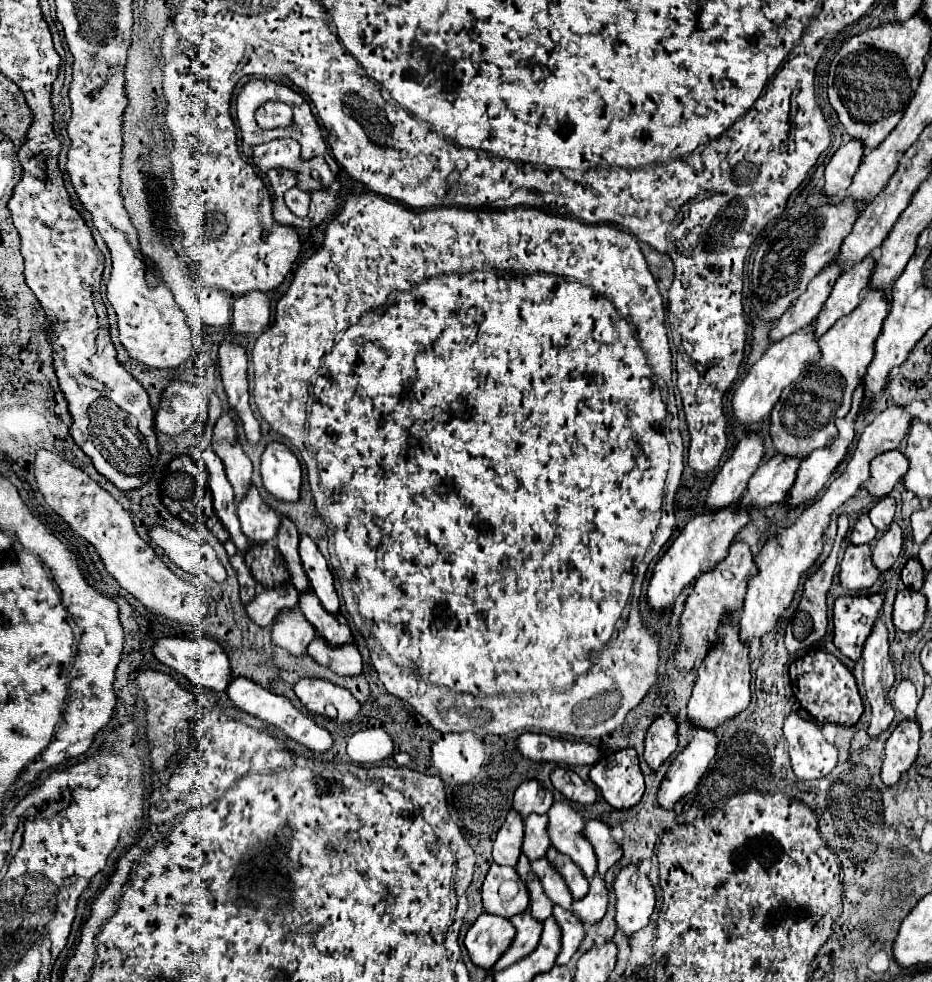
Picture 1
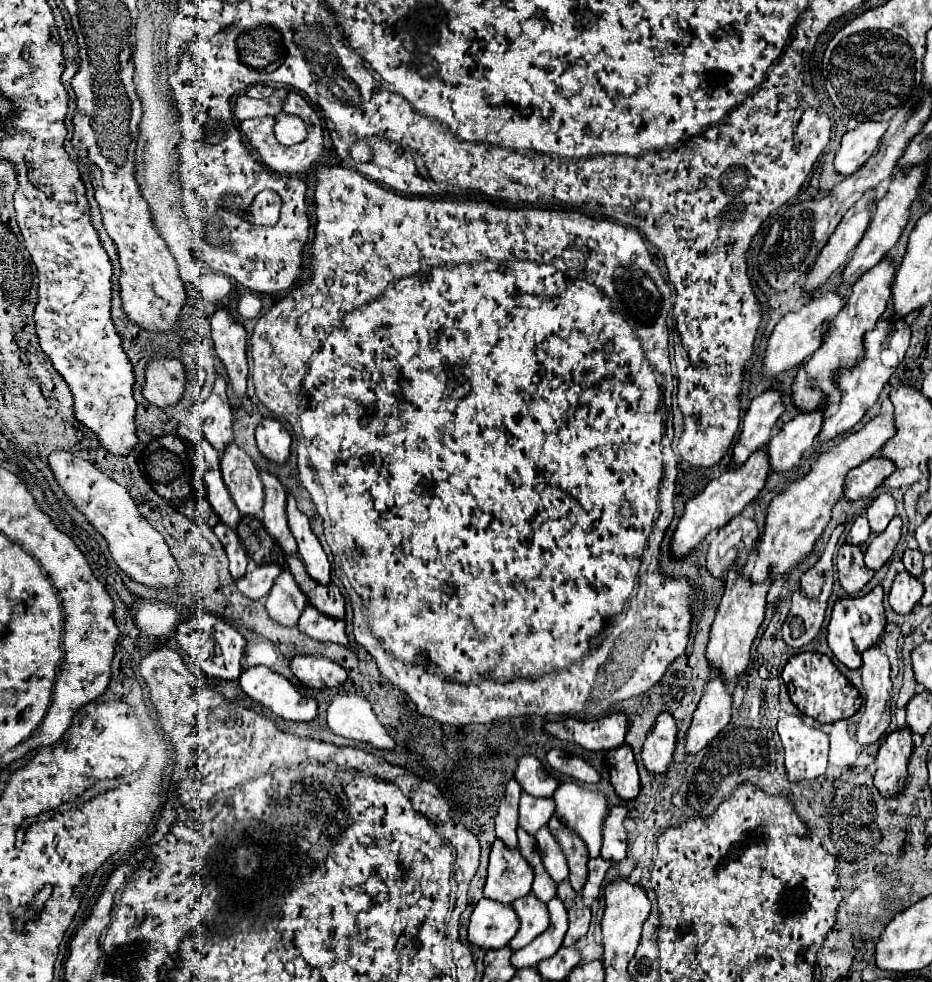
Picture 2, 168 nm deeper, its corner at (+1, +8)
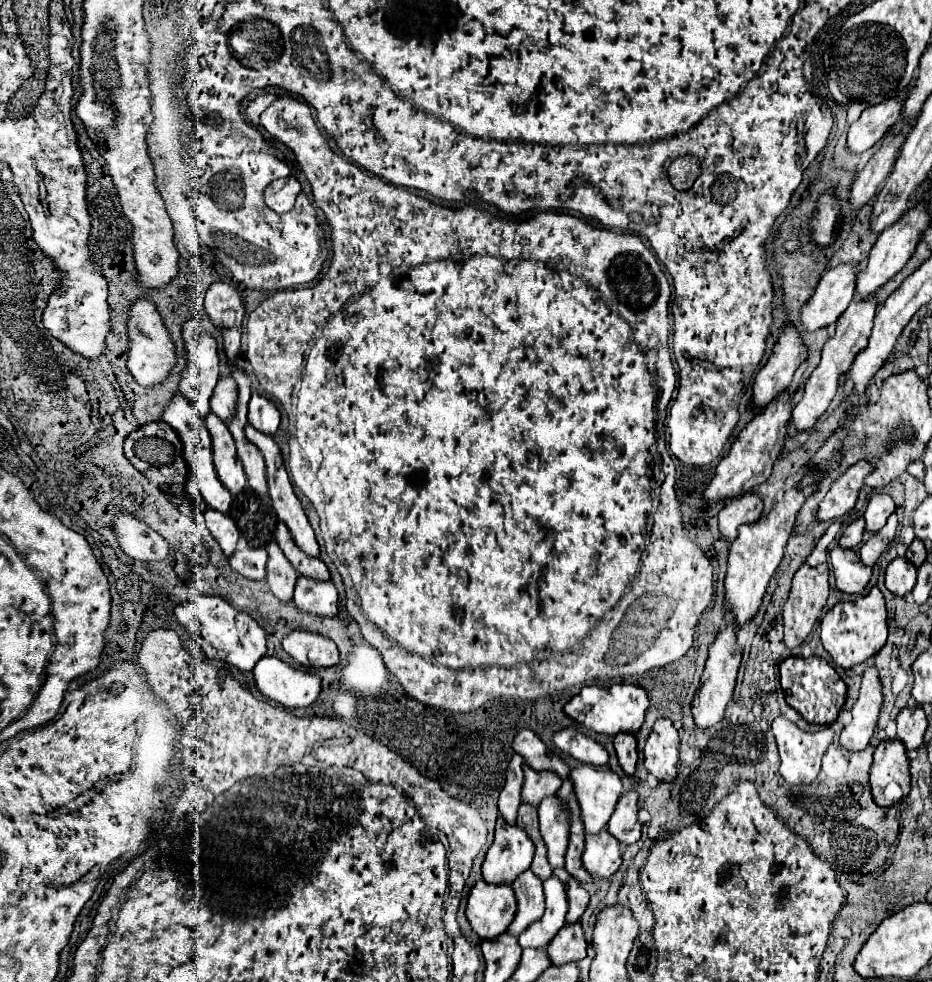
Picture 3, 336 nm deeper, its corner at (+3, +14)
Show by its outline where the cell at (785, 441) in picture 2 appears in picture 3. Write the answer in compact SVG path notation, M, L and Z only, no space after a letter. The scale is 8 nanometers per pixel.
M868 295L862 301L852 301L848 305L848 309L842 313L842 317L836 321L836 333L834 337L830 337L822 349L822 361L820 365L814 369L814 373L810 375L810 379L806 381L806 393L802 395L800 403L796 403L794 413L792 413L792 421L788 425L788 435L794 435L798 431L804 429L812 429L816 419L828 409L836 389L838 389L838 377L844 375L854 357L868 345L868 337L872 331L872 321L876 315L876 307L878 307L878 297L876 295Z

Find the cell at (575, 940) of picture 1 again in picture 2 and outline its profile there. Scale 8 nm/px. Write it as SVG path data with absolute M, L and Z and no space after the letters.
M560 883L558 885L558 895L556 895L566 911L568 911L568 919L570 919L570 927L568 927L568 933L564 937L564 947L572 947L582 935L588 933L588 927L590 927L590 909L584 905L582 901L582 895L576 893L570 883Z

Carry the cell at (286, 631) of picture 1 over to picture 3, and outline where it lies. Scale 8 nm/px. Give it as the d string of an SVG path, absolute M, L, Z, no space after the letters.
M268 541L268 563L266 563L266 583L270 591L280 601L292 601L292 589L296 585L296 569L292 569L290 561L284 557L282 549L276 541Z

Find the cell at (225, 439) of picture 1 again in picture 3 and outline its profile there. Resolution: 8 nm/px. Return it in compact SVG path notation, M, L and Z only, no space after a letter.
M188 319L182 329L182 337L186 341L188 351L188 363L182 371L180 379L180 395L192 401L192 405L198 409L200 419L204 419L210 413L210 397L214 391L214 385L218 381L218 343L216 339L198 323L198 319Z

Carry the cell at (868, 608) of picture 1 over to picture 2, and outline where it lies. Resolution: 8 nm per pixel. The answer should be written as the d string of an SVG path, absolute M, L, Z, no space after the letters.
M882 585L874 587L870 593L862 597L846 597L846 599L836 599L834 609L832 609L832 619L828 625L828 645L834 651L834 655L850 669L858 669L862 665L862 651L876 643L880 633L884 631L886 619L884 619L884 605L882 605Z

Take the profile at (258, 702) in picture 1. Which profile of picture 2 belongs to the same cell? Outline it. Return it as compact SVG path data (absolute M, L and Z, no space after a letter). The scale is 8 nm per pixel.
M250 667L240 675L240 689L288 721L316 719L316 701L304 697L292 683L268 667Z

